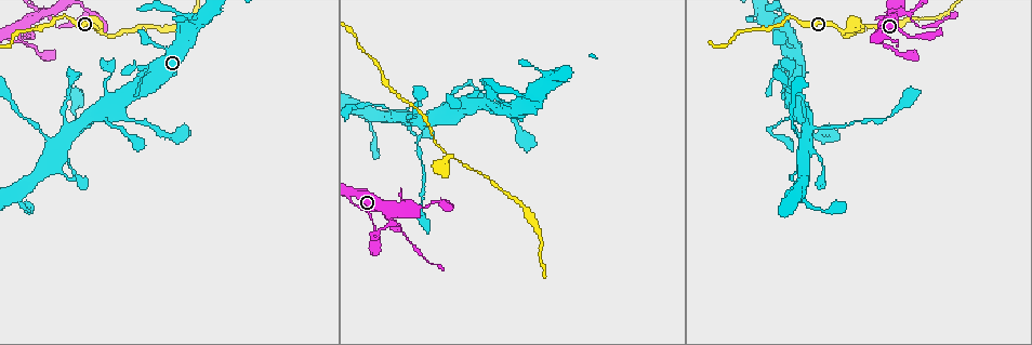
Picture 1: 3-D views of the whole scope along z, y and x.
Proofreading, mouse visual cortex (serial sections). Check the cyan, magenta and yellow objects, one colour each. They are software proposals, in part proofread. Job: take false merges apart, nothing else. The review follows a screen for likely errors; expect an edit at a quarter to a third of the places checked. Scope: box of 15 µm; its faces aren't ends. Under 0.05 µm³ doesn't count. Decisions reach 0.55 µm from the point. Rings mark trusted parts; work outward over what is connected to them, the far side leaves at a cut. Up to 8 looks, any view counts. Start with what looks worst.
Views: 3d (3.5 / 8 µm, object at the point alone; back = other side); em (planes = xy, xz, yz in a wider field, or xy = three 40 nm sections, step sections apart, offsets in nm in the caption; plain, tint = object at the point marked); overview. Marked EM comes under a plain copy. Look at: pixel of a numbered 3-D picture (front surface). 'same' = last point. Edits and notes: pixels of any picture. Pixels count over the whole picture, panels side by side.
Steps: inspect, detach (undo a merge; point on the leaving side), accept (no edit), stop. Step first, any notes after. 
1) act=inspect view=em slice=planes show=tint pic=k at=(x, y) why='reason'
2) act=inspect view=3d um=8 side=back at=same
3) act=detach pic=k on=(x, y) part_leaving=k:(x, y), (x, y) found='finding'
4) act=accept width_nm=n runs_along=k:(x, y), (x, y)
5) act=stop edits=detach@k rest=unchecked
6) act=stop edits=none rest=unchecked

act=inspect view=3d um=3.5 pic=1 at=(148, 64) why='thick turns thin'

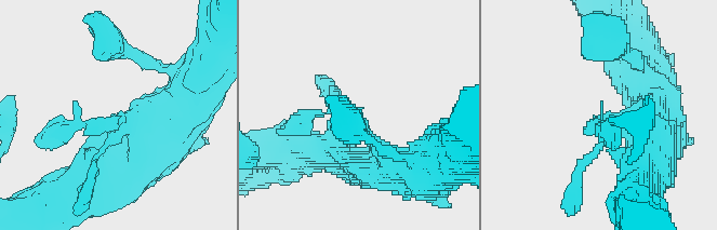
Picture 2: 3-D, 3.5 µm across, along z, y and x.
act=inspect view=em slice=xy step=1 show=tint pic=2 at=(115, 121) why='need the tissue'

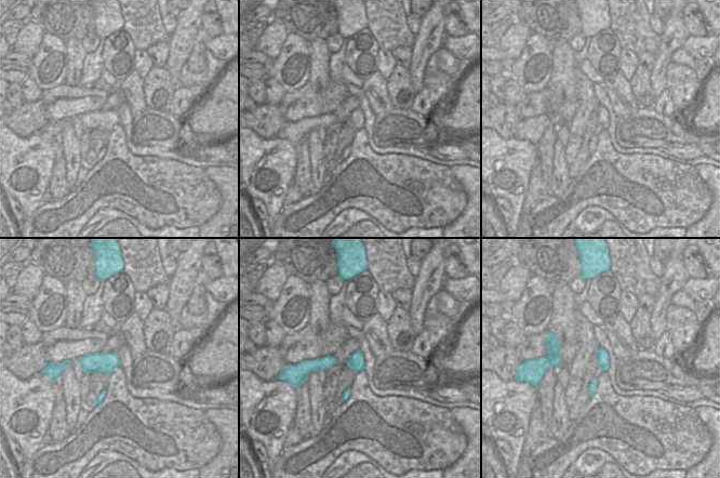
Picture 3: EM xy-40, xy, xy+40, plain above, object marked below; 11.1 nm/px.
act=accept runs_along=2:(407, 171), (343, 107), (293, 126) found='all the same cell'

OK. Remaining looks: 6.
act=inspect view=3d um=3.5 pic=1 at=(842, 35) why='sharp bend'

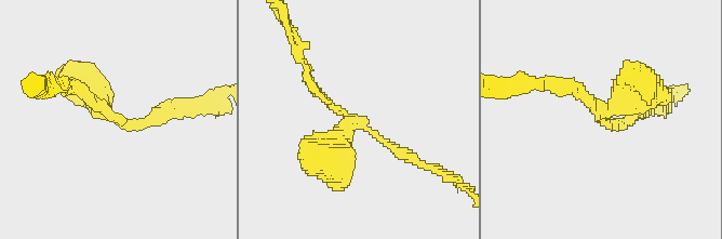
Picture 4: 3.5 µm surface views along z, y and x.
act=inspect view=em slice=planes show=tint pic=4 at=(603, 114) arms=3 arm_widths_nm=100,150,400 why='shape alone is not enough'

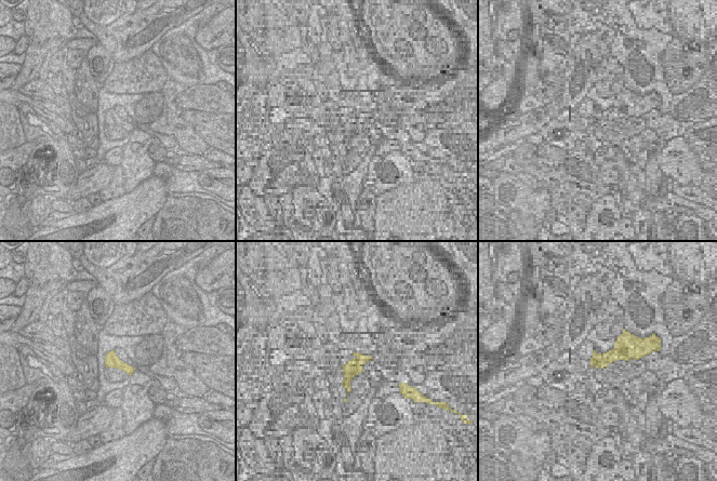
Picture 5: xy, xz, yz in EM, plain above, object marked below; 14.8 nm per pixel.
act=accept runs_along=4:(306, 72), (349, 120), (410, 156) found='continuous, no second cell'

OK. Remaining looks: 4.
act=inspect view=3d um=3.5 pic=1 at=(41, 16) why='sharp bend'

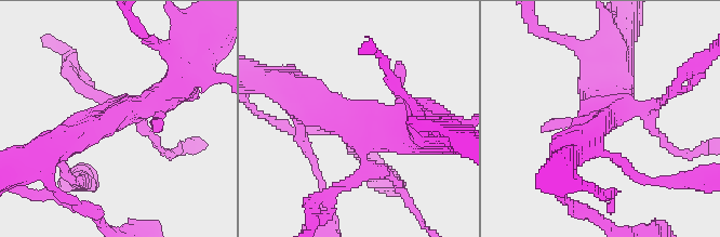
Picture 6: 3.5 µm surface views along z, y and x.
act=inspect view=em slice=xy step=1 show=tint pic=6 at=(612, 117) arms=4 arm_widths_nm=150,150,400,450 why='need the tissue'

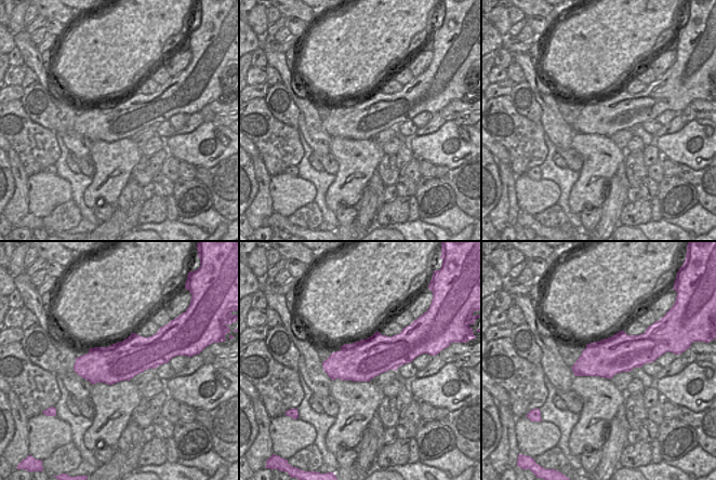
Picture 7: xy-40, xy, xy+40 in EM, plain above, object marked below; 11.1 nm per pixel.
act=detach pic=6 on=(91, 90) found='two cells meet here'

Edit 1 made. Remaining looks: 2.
act=stop edits=detach@6 rest=unchecked

